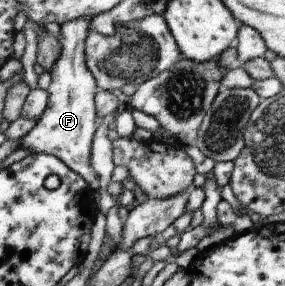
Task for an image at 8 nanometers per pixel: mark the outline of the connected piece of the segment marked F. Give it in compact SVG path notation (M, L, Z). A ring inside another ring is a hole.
M83 17L60 26L58 39L62 44L62 55L50 72L52 82L48 88L49 106L35 128L22 138L20 147L28 148L33 153L58 156L69 168L83 176L91 188L99 191L99 175L92 165L92 146L97 132L96 96L101 88L86 63L86 38L94 18Z

